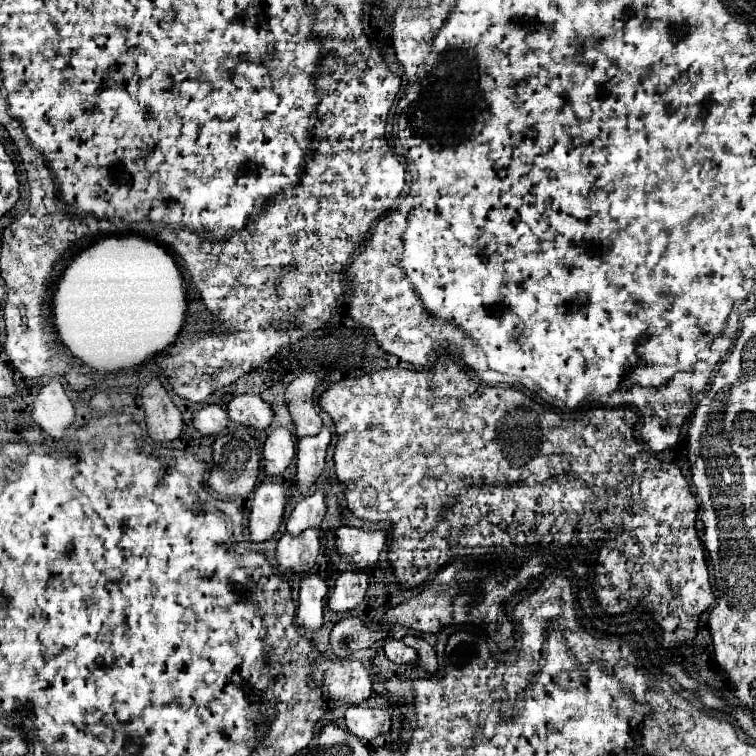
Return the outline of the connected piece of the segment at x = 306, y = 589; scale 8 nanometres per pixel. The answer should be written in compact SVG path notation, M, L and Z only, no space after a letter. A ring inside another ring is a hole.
M306 574L300 582L300 596L296 608L296 624L306 626L310 630L318 630L322 626L324 598L328 594L328 582L324 576Z

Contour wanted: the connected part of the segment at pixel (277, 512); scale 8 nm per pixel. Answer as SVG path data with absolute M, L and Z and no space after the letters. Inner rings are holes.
M262 482L254 492L250 510L250 540L270 540L282 522L286 506L286 484L284 482Z

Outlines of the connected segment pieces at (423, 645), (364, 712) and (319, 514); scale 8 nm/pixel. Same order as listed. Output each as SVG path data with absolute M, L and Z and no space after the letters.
M408 634L408 636L404 636L402 640L404 640L404 644L406 644L406 646L412 646L412 648L418 652L420 662L424 664L424 668L426 668L428 672L436 672L436 670L438 670L436 652L434 652L434 648L432 648L432 646L430 646L430 644L428 644L424 638Z
M350 706L346 710L346 726L348 726L348 732L352 732L364 742L370 742L380 732L390 730L390 714L380 708Z
M316 490L314 494L304 496L296 504L292 516L288 518L286 528L294 536L300 534L306 528L312 528L312 526L318 528L320 522L322 522L322 518L324 518L324 514L326 514L326 494L322 490Z

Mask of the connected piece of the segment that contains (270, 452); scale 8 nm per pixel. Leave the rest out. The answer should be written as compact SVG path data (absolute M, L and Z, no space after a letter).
M278 426L268 434L262 458L266 474L282 474L288 468L294 458L294 440L288 428Z

